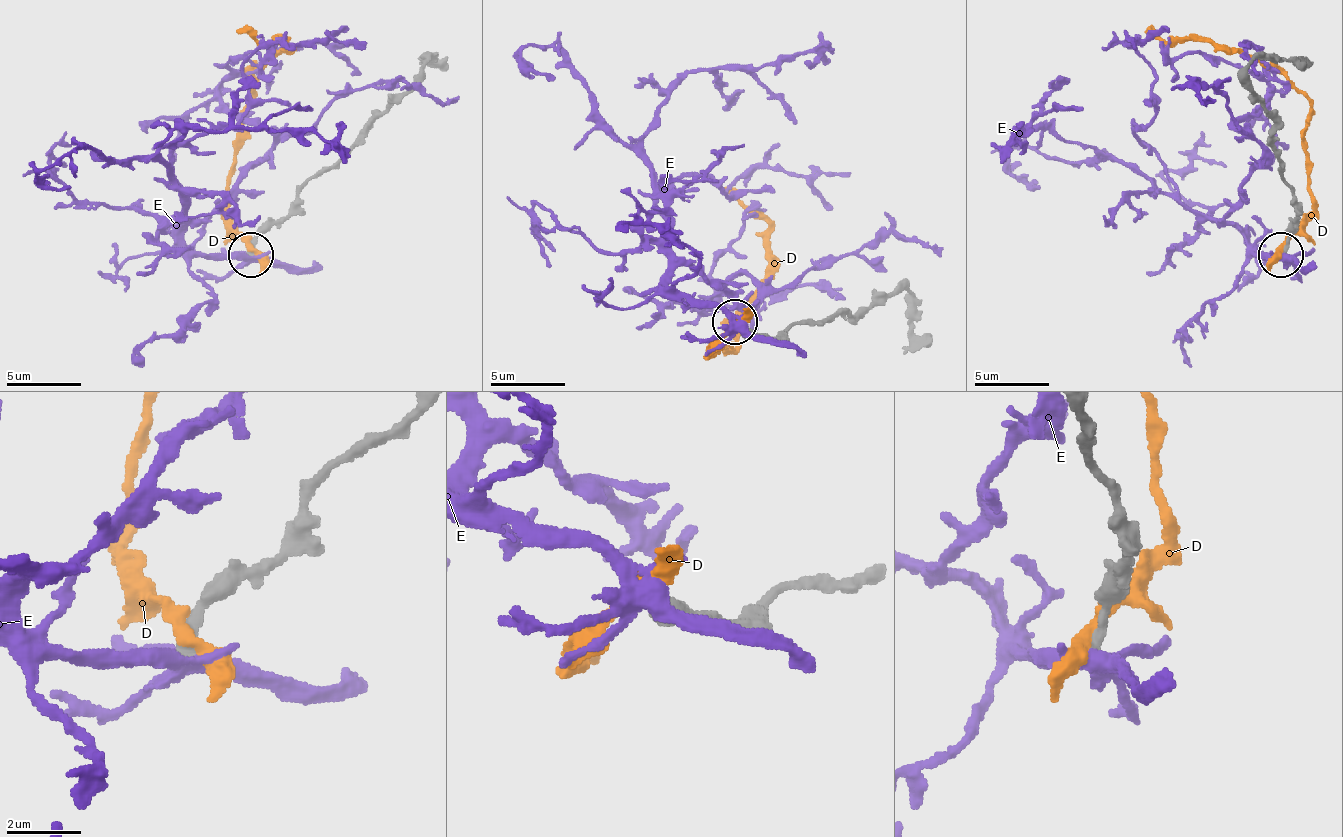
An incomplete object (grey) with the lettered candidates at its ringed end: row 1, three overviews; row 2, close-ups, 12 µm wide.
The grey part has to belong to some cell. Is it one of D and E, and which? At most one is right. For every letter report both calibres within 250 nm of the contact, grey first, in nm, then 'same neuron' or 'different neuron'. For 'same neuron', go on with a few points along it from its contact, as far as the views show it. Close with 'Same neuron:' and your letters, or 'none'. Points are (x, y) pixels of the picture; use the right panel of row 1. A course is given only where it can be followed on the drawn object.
D: calibres 440 and 360 nm; different neuron
E: calibres 400 and 440 nm; different neuron
Same neuron: none

